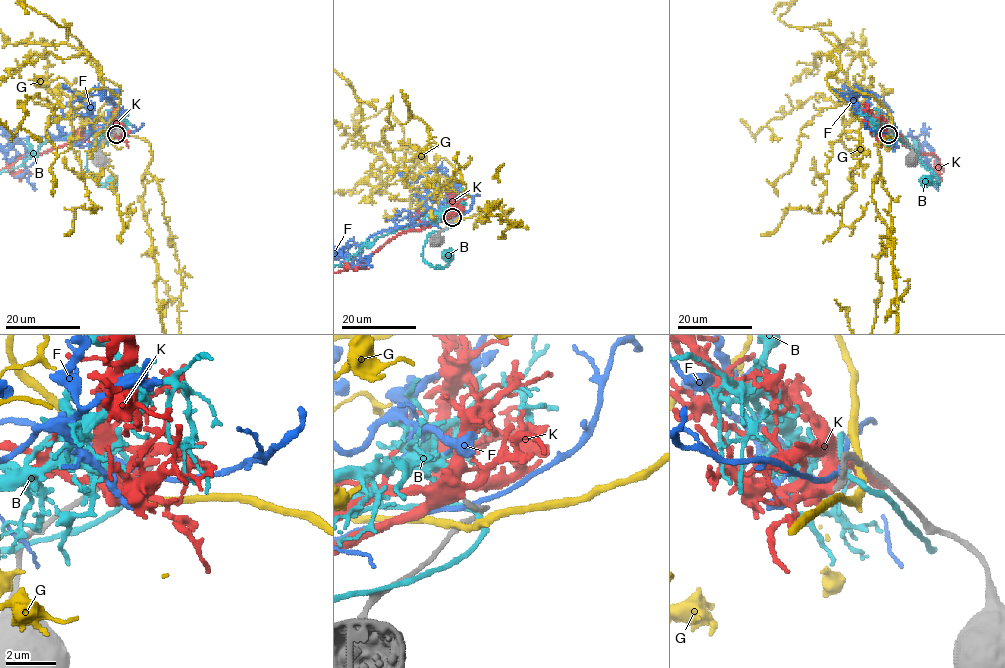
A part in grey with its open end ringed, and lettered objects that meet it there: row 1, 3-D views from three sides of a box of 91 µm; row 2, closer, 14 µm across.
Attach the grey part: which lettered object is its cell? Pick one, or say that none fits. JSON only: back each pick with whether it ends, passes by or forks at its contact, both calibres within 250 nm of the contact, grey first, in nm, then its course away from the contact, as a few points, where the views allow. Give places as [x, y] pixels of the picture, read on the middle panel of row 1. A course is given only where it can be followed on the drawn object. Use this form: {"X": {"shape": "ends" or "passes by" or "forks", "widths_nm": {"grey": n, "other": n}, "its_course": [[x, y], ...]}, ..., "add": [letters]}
{"K": {"shape": "passes by", "widths_nm": {"grey": 260, "other": 480}}, "add": ["K"]}

